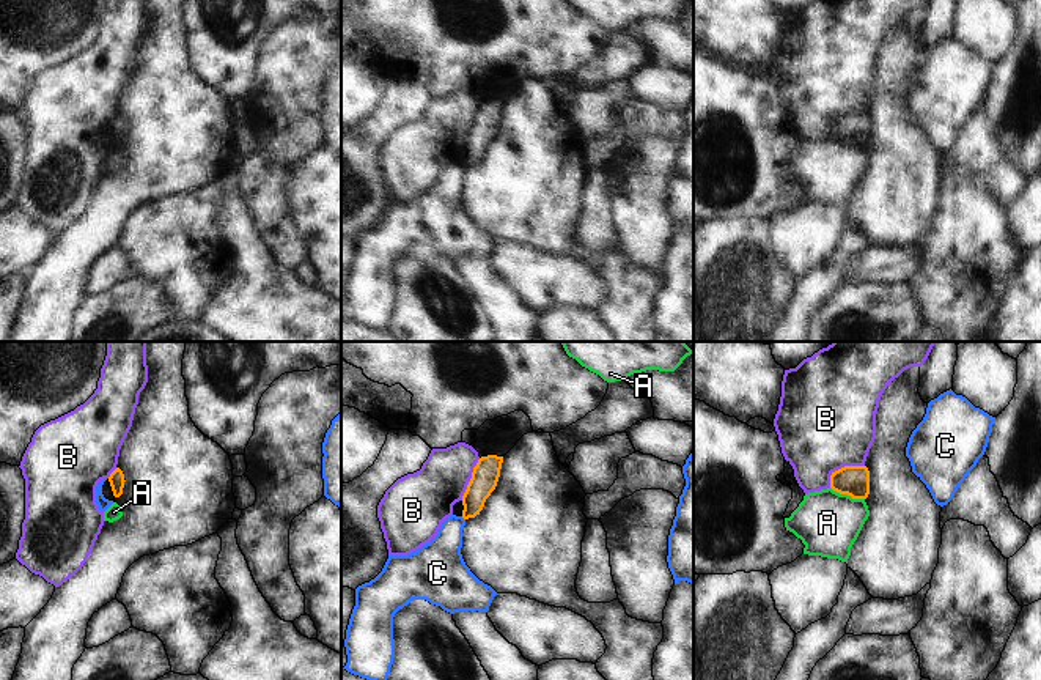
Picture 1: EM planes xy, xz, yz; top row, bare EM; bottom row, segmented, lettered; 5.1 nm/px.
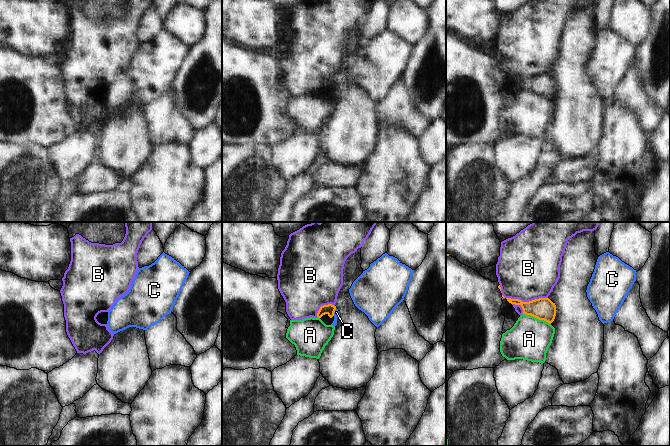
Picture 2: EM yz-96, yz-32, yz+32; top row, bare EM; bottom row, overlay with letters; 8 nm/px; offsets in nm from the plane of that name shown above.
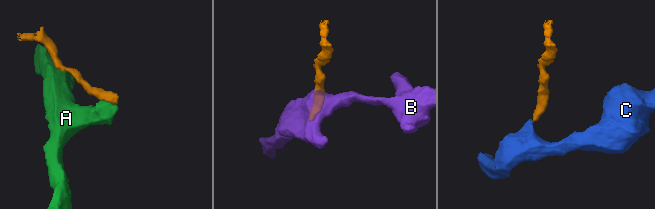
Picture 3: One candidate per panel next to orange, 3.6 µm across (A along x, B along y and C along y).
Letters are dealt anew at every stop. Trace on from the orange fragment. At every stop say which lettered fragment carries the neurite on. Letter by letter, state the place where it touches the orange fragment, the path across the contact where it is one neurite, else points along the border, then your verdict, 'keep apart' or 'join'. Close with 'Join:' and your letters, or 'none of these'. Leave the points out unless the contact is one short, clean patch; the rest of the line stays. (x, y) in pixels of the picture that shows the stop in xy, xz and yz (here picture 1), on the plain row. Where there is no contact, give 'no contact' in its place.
A: contact yz (848, 142); border yz (831, 134), (840, 140), (864, 147); keep apart
B: contact yz (842, 115); keep apart
C: no contact; keep apart
Join: none of these

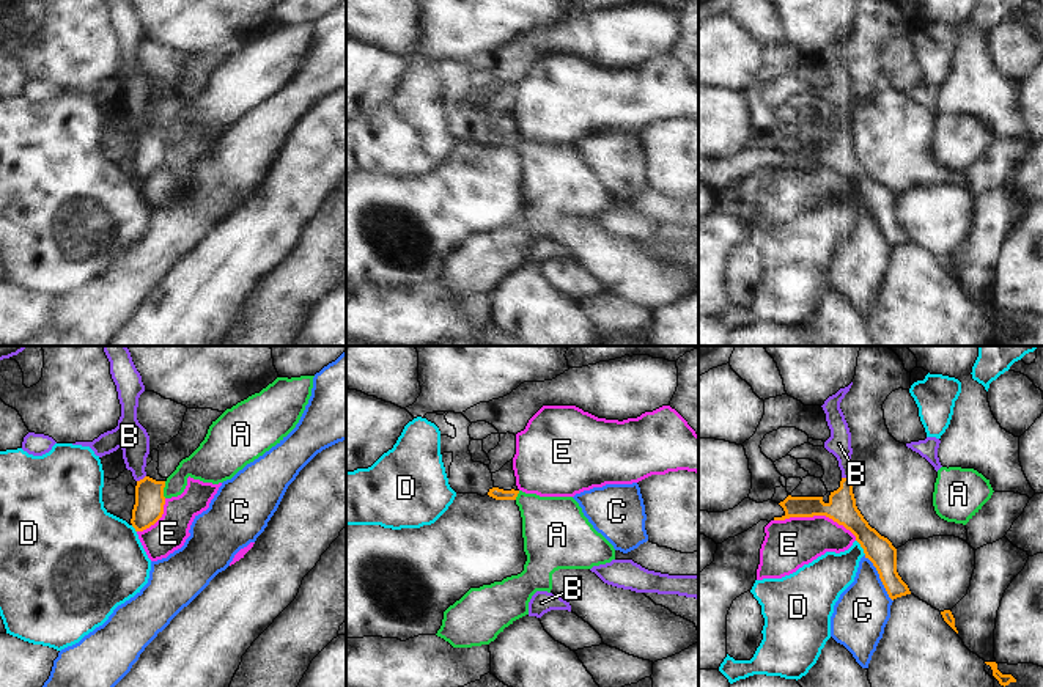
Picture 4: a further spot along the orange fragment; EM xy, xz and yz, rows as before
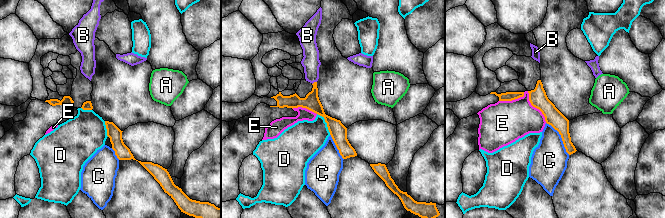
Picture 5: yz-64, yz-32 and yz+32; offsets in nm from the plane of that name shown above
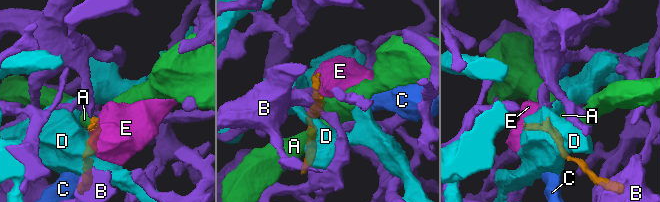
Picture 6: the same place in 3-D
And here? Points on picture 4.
A: contact xy (162, 137); border xy (165, 129), (164, 145); keep apart
B: contact xy (140, 128); way xy (150, 148), (147, 134), (140, 128), (136, 91), (129, 84); join
C: contact yz (880, 225); keep apart
D: contact yz (861, 194); border yz (856, 187), (866, 202); keep apart
E: contact yz (817, 162); keep apart
Join: B

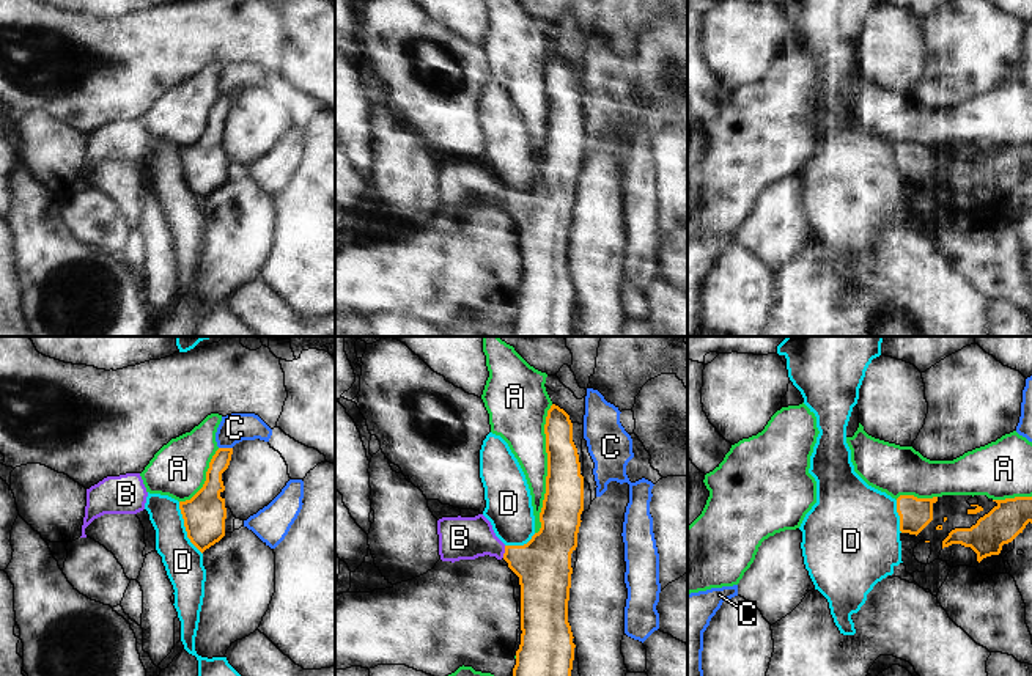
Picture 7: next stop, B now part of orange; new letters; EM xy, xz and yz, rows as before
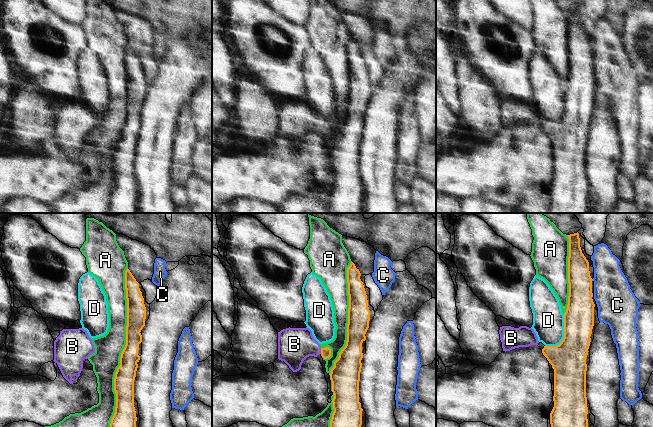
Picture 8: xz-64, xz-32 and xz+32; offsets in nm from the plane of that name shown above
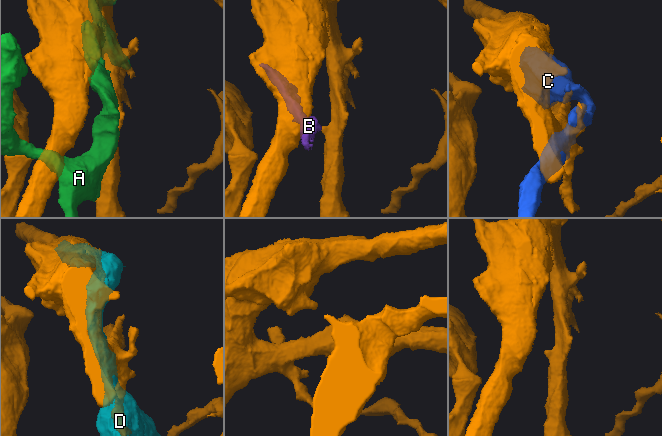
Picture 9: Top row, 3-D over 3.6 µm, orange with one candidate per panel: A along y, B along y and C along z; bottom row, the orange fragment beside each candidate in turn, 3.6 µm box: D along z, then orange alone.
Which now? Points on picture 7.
A: contact xz (548, 117); keep apart
B: contact xz (505, 200); way xz (543, 213), (526, 209), (505, 200), (477, 186), (460, 186); join
C: contact xy (225, 96); keep apart
D: contact xy (186, 176); keep apart
Join: B

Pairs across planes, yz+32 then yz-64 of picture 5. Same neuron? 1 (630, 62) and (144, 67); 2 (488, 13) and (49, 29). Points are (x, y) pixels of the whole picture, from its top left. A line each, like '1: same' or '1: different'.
1: different
2: same

